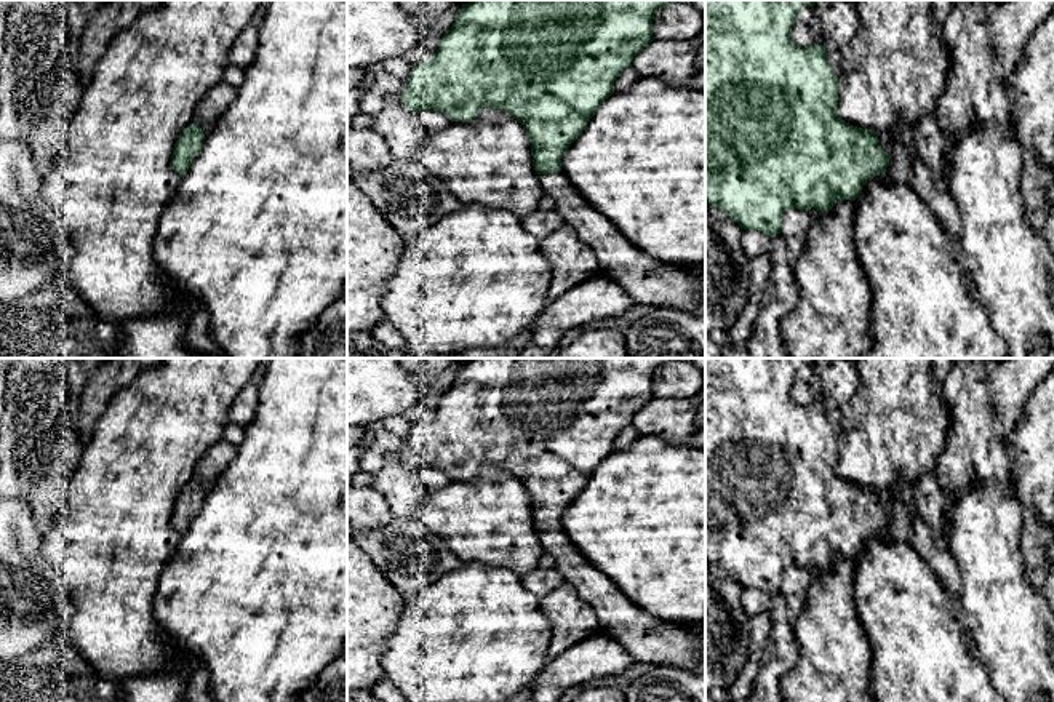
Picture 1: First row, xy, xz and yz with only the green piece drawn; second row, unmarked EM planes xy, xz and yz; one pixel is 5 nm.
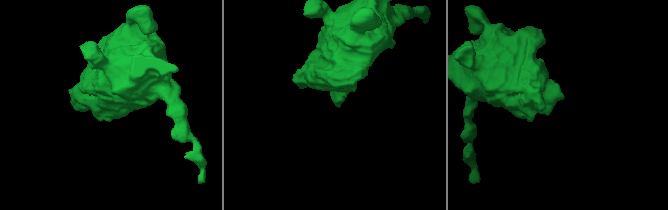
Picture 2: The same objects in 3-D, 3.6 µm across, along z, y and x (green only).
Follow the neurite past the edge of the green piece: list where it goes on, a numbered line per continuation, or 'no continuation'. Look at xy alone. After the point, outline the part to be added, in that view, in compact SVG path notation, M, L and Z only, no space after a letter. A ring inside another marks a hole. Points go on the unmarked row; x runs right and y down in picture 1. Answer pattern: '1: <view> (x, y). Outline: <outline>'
1: xy (216, 459). Outline: M222 438L197 462L192 481L198 483L206 494L214 485L216 478L229 467L235 456L237 446Z

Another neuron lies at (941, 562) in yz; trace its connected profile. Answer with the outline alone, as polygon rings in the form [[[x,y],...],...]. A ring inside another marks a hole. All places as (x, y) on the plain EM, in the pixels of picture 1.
[[[900,481],[899,486],[902,499],[908,504],[913,513],[913,548],[926,560],[944,588],[958,598],[963,590],[963,582],[955,558],[948,550],[942,550],[936,544],[931,528],[918,517],[915,509],[913,488],[907,481]]]

